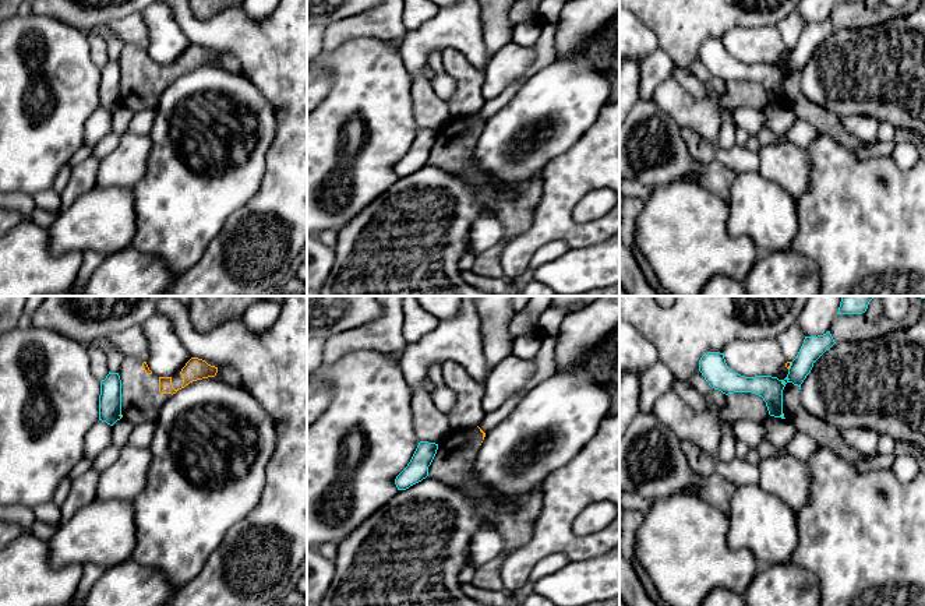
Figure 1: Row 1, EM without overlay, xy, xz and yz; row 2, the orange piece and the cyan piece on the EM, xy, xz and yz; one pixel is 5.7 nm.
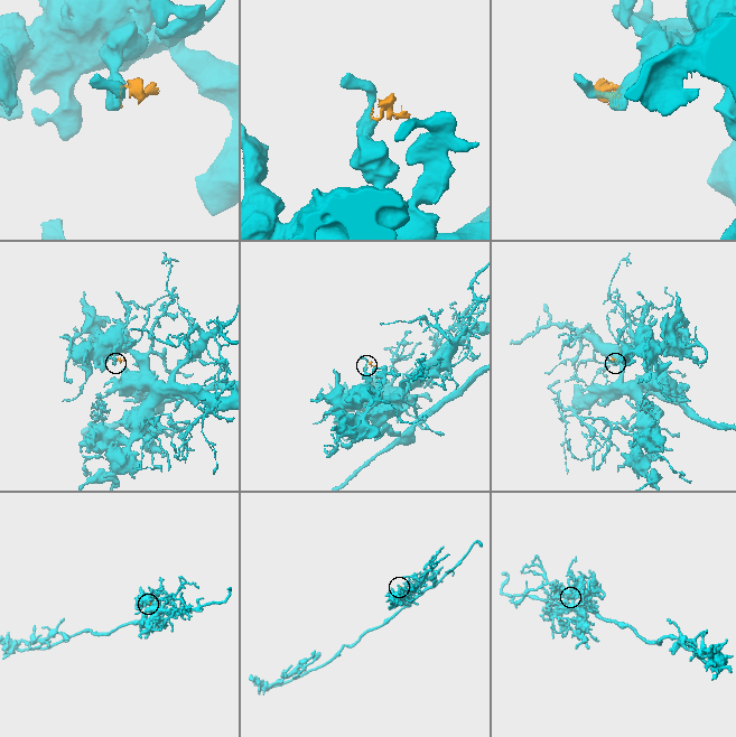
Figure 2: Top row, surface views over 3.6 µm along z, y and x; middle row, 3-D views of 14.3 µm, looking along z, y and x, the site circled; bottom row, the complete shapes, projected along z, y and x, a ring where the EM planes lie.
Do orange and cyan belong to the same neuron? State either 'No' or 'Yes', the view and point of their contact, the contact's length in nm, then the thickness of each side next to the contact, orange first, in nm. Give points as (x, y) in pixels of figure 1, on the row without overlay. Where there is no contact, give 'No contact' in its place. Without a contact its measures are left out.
No. Touches orange at yz (790, 52). Shared border 50 nm. Thickness 30 nm (orange) against 140 nm

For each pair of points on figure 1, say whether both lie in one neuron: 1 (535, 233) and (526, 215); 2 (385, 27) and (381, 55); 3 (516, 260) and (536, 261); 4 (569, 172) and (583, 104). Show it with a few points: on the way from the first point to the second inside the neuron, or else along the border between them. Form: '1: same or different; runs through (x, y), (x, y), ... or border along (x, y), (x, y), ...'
1: different; border along (543, 194), (533, 222), (525, 231), (507, 236)
2: different; border along (349, 41), (378, 38), (389, 43)
3: different; border along (554, 242), (544, 243), (533, 254), (528, 267)
4: different; border along (597, 119), (575, 143), (549, 162)

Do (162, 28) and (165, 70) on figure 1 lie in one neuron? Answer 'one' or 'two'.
two

